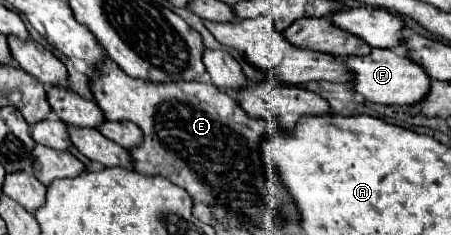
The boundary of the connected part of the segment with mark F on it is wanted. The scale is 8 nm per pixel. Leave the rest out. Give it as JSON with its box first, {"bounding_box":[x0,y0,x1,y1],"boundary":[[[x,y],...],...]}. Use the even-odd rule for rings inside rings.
{"bounding_box":[345,48,429,104],"boundary":[[[373,48],[367,56],[347,56],[345,66],[353,74],[353,90],[359,92],[365,100],[377,104],[417,104],[429,90],[429,76],[421,66],[409,60],[399,50]]]}

